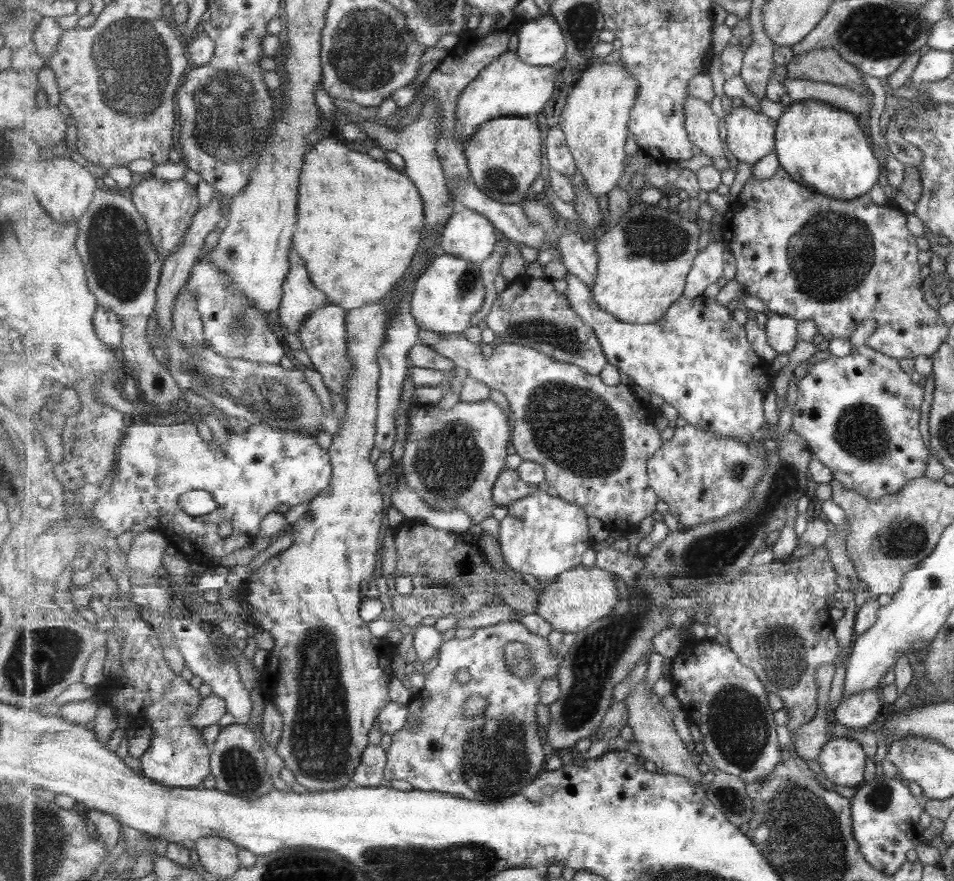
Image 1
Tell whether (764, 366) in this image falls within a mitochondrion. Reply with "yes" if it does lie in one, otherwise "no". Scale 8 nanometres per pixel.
no

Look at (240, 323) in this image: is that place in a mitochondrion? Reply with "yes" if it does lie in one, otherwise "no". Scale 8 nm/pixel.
yes

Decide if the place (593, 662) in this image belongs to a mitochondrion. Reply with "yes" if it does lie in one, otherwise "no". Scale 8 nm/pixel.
yes

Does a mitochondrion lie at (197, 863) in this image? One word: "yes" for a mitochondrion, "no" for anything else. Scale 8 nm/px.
no

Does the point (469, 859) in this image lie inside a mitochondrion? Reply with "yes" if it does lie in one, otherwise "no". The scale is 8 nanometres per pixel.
yes

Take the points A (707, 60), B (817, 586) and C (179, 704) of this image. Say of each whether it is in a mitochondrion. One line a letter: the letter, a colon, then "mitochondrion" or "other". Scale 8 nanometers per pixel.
A: other
B: other
C: mitochondrion

